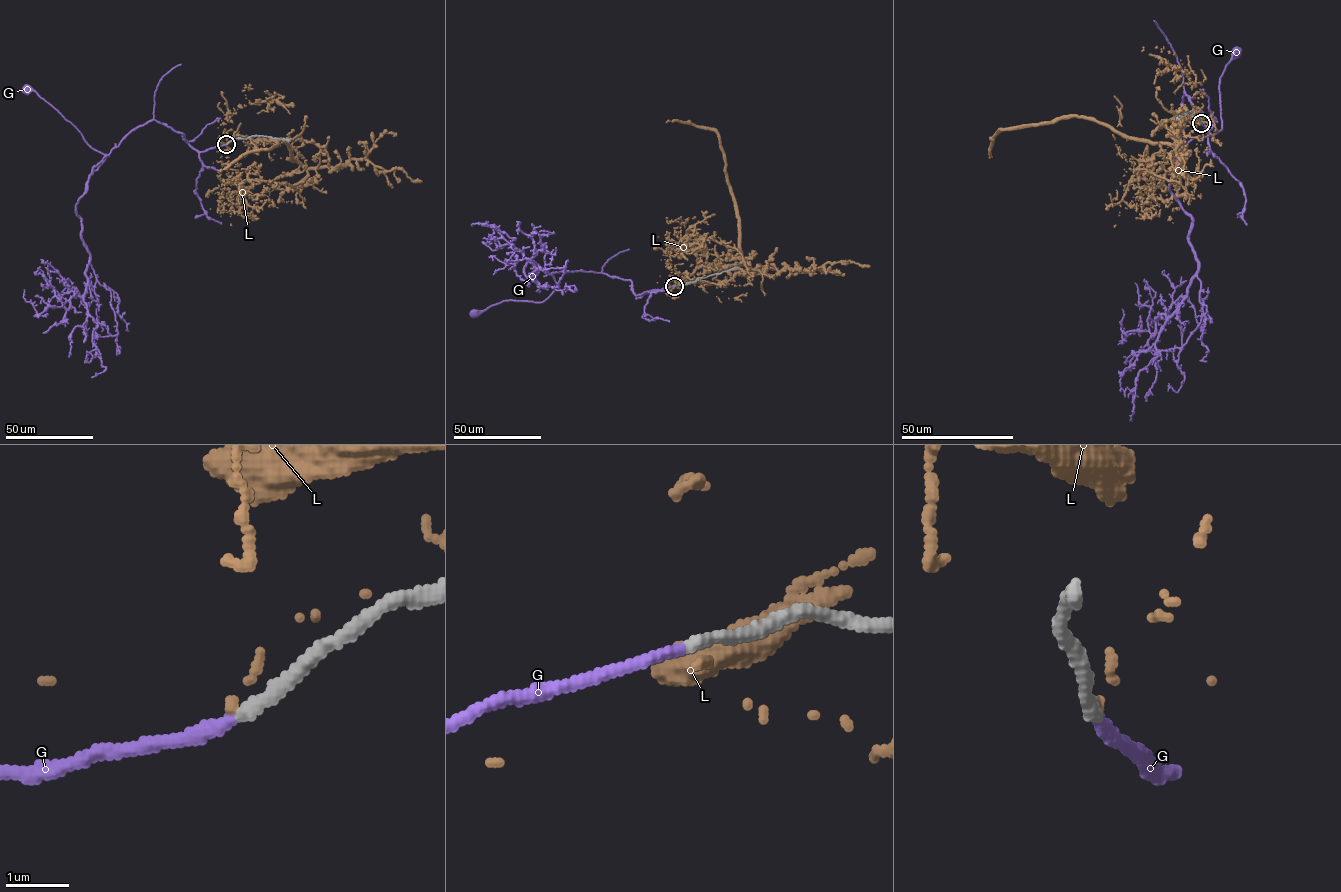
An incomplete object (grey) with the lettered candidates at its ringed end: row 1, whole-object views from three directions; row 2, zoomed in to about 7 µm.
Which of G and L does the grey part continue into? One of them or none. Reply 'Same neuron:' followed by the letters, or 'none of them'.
Same neuron: G

